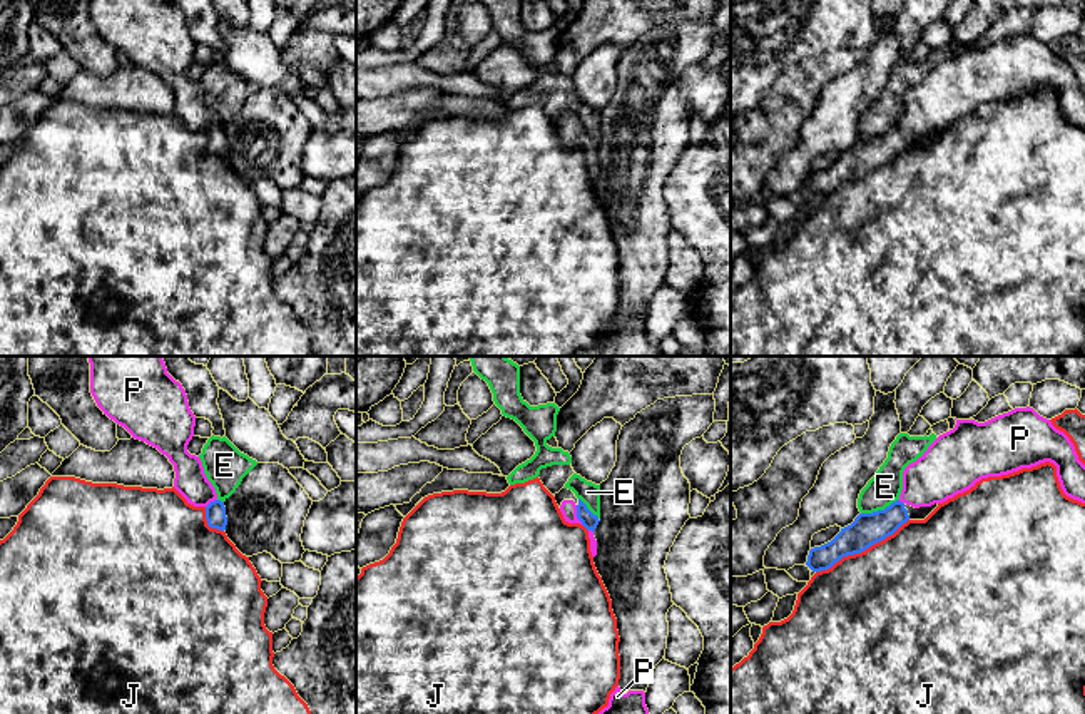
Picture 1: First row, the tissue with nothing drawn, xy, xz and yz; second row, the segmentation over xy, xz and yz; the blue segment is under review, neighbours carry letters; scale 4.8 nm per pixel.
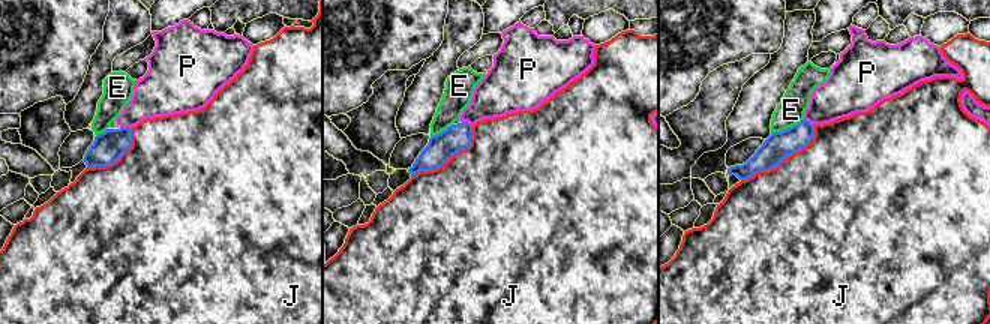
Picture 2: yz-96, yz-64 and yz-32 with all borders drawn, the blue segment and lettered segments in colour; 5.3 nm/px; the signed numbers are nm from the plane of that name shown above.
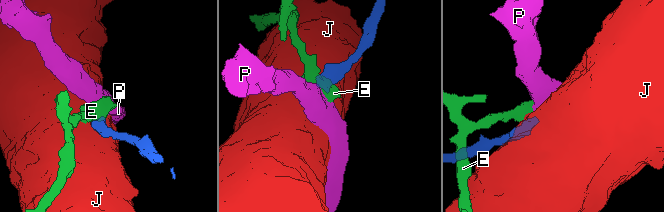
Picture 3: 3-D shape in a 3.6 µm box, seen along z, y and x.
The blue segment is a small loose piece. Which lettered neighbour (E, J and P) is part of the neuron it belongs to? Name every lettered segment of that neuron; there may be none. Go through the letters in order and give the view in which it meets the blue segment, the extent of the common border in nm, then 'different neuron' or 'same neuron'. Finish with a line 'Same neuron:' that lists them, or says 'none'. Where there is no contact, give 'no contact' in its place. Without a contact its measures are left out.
E: yz | 200 nm | different neuron
J: yz | 500 nm | different neuron
P: xz | 100 nm | same neuron
Same neuron: P

